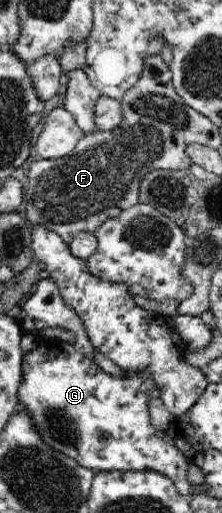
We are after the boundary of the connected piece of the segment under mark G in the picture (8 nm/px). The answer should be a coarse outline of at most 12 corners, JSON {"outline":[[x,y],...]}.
{"outline":[[37,334],[18,399],[42,441],[95,473],[205,493],[150,422],[146,372],[106,373]]}

